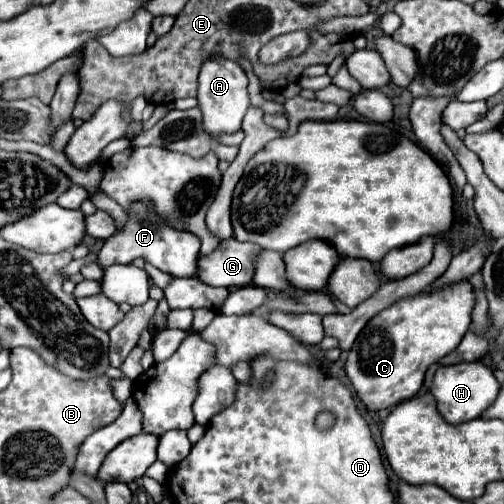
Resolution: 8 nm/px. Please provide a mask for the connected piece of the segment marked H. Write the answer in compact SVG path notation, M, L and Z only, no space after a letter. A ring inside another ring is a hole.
M479 361L441 367L435 373L433 385L431 385L431 395L437 401L437 411L451 425L459 425L459 423L481 417L481 413L493 405L493 401L497 399L497 393L499 393L499 383L493 371Z

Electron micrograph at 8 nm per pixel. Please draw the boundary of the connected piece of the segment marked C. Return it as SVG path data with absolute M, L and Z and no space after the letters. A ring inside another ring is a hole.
M467 281L437 289L427 295L401 299L375 315L355 339L345 371L359 399L369 411L393 407L419 393L429 365L451 353L471 323L475 293Z

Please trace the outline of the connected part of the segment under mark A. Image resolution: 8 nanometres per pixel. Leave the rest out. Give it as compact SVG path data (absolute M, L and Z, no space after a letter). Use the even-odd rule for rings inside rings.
M217 53L207 57L199 73L197 101L203 111L203 129L211 133L213 141L217 141L221 133L235 133L237 129L241 129L243 115L249 107L249 93L247 93L247 75L239 67L239 63L233 59L225 59L223 55Z

